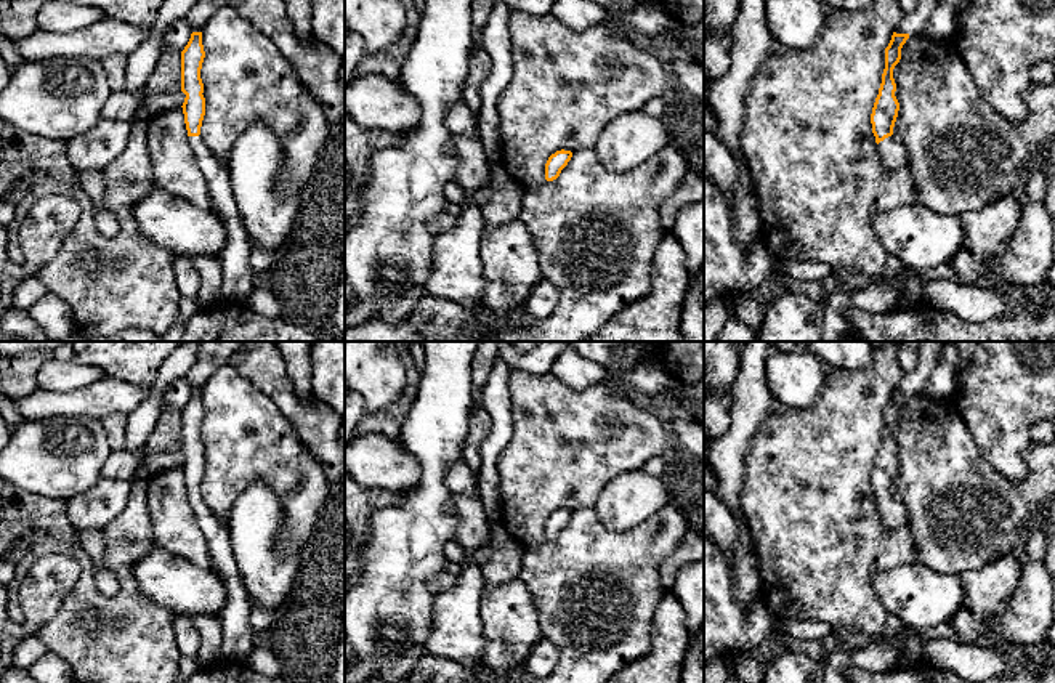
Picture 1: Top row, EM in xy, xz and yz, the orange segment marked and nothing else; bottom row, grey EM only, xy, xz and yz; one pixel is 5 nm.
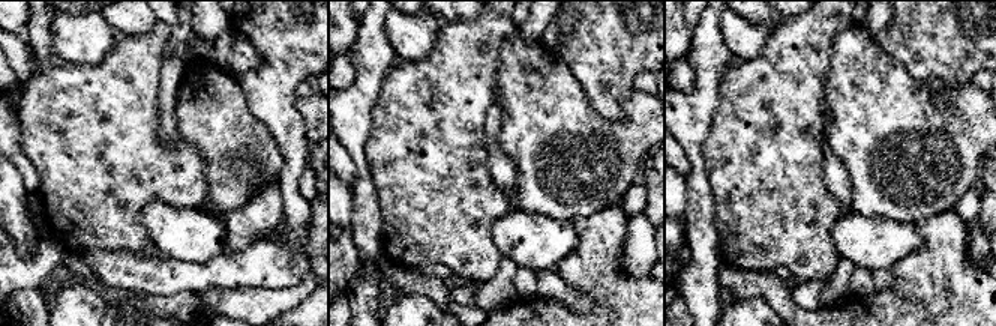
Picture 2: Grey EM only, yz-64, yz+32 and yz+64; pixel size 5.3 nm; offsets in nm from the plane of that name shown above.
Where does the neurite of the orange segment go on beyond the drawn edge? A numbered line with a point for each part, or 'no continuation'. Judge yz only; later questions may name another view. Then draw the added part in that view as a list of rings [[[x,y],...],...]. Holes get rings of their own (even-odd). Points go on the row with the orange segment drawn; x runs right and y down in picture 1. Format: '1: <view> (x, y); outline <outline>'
1: yz (913, 24); outline [[[919,0],[916,10],[901,19],[895,32],[909,35],[920,34],[938,5],[940,0]]]
2: yz (892, 153); outline [[[895,135],[879,143],[879,156],[890,172],[896,172],[907,164],[904,146]]]

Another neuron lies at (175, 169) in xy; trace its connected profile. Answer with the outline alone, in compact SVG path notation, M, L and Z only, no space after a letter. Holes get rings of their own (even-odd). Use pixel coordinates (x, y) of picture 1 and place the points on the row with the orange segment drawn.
M183 107L164 111L151 117L146 125L154 184L213 212L208 184L189 146Z

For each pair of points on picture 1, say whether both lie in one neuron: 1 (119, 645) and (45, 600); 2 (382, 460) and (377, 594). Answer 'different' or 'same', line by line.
1: different
2: different

